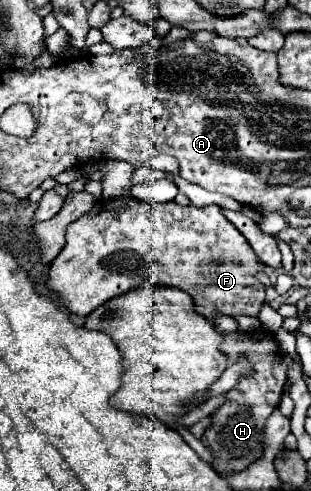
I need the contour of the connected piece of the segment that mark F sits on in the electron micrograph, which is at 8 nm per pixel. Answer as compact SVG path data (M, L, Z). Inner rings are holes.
M99 198L85 216L67 226L65 238L67 244L59 252L59 256L51 262L45 284L61 298L63 306L69 312L79 316L87 316L109 298L133 290L135 286L139 286L141 280L145 282L147 278L157 278L161 284L185 290L193 298L195 310L209 320L221 312L229 316L237 314L257 316L265 300L265 286L253 278L255 272L263 270L263 264L255 256L245 236L225 218L219 206L197 208L193 204L179 206L175 202L149 204L135 198L113 198L113 200ZM149 256L159 256L159 258L153 262Z

